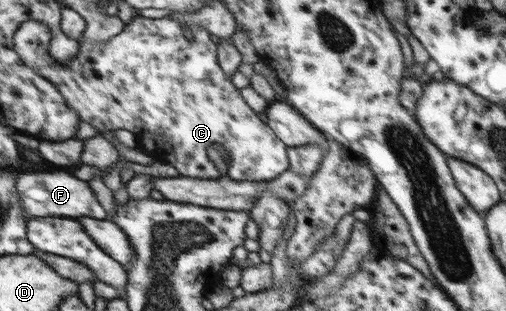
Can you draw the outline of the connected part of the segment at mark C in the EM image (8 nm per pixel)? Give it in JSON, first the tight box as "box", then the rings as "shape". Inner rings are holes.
{"box":[16,16,290,182],"shape":[[[136,16],[131,22],[127,23],[126,30],[104,44],[93,44],[83,38],[81,42],[81,53],[67,64],[61,64],[51,55],[51,44],[53,41],[53,32],[48,24],[41,20],[29,20],[25,22],[16,35],[16,50],[20,52],[26,64],[35,68],[44,78],[50,80],[51,83],[57,84],[59,91],[66,96],[72,108],[80,113],[80,116],[84,121],[91,122],[96,128],[99,128],[101,132],[107,130],[132,130],[139,136],[141,142],[141,148],[144,151],[148,151],[155,155],[157,159],[162,159],[170,163],[175,168],[180,168],[181,176],[194,176],[194,178],[206,178],[222,179],[224,177],[230,177],[238,180],[238,182],[258,182],[258,181],[271,181],[278,179],[281,175],[285,175],[290,170],[290,156],[288,156],[288,146],[285,141],[277,135],[277,132],[264,120],[260,119],[258,112],[248,104],[248,101],[244,98],[241,88],[238,88],[234,84],[233,79],[230,79],[226,74],[225,69],[221,65],[219,51],[220,45],[216,44],[212,40],[212,33],[204,28],[202,25],[192,25],[191,34],[192,38],[187,35],[185,31],[185,24],[182,20],[175,19],[174,17],[163,17],[160,19],[146,18],[142,16]]]}

